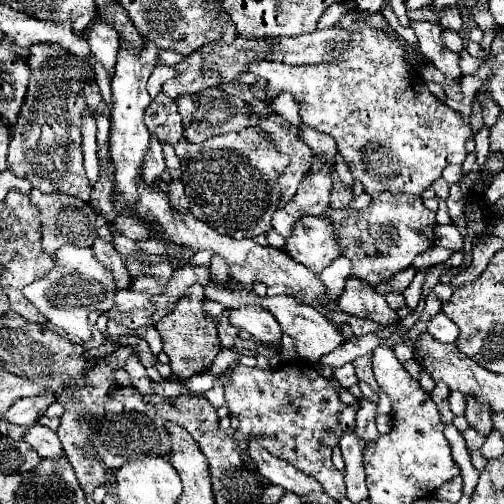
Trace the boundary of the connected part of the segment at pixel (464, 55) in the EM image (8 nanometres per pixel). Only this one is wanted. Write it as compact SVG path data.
M462 49L459 52L459 56L459 67L464 76L474 74L474 72L483 62L474 57L471 57L471 55L467 52L466 49Z

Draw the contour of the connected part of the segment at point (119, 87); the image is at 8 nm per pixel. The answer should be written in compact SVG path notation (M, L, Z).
M147 40L139 52L129 50L129 48L121 48L119 58L117 58L117 66L115 66L115 76L111 80L113 102L111 102L111 140L109 140L111 146L109 146L109 152L111 152L113 162L117 164L117 176L115 176L117 188L129 204L129 208L117 208L119 214L129 214L133 200L137 200L135 178L143 166L145 152L149 148L149 132L143 122L143 114L145 114L145 108L151 104L151 96L149 96L145 84L147 84L149 74L157 66L155 64L157 54L159 54L159 48Z

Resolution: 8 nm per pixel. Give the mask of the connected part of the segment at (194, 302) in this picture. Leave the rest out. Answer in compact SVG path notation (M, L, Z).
M193 284L187 288L187 292L177 300L171 314L167 314L161 322L157 322L157 332L163 340L163 352L171 358L171 370L181 376L183 380L191 378L193 374L209 370L213 358L221 352L221 344L217 338L217 322L215 318L209 318L201 310L201 302L205 300L203 286Z

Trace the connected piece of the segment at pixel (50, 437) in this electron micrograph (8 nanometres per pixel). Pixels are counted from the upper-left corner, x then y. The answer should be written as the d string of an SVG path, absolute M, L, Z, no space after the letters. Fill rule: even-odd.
M33 424L27 434L25 434L25 442L31 444L41 458L57 458L63 454L63 448L61 448L61 442L57 438L57 432L53 432L51 428L47 426L41 426L41 424Z

